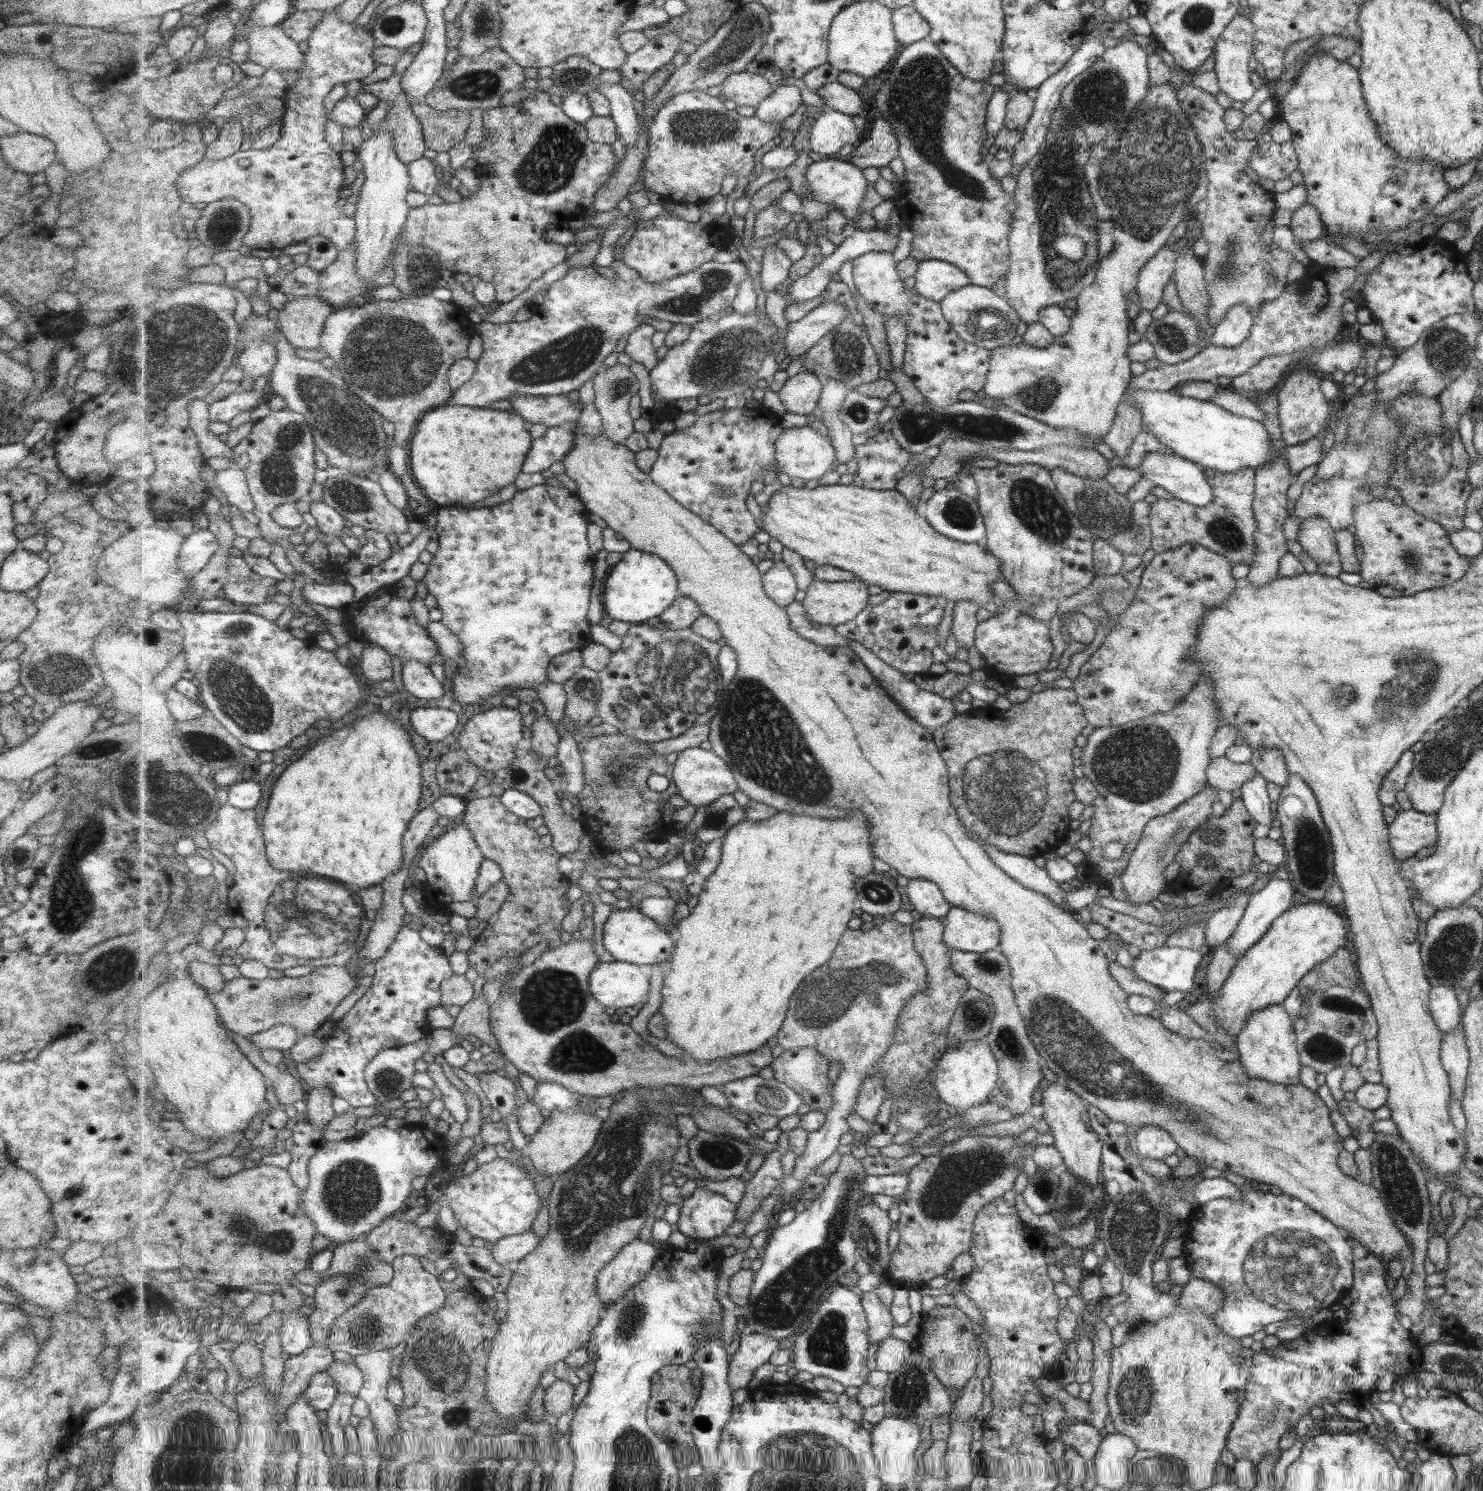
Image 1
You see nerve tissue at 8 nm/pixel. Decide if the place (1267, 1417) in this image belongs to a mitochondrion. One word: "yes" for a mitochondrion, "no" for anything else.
yes

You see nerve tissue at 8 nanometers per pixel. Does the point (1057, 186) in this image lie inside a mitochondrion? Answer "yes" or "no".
yes

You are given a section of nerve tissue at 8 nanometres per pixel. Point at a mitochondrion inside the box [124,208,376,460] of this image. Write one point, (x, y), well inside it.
(167, 280)

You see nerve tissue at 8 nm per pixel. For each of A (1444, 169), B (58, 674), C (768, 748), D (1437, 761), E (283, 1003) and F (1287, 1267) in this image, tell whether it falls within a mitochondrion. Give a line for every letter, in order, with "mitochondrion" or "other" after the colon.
A: other
B: mitochondrion
C: mitochondrion
D: mitochondrion
E: mitochondrion
F: mitochondrion

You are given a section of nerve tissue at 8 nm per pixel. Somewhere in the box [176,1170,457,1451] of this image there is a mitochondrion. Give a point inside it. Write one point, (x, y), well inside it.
(280, 1241)

